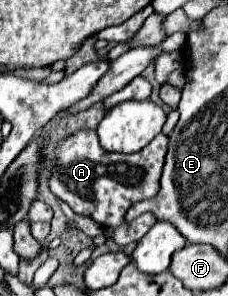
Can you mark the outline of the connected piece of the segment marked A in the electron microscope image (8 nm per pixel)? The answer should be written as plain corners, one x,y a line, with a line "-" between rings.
77,129
69,137
61,139
55,147
55,163
49,175
49,189
55,197
63,201
75,201
77,213
91,217
101,227
113,229
111,239
117,245
129,245
143,237
143,233
153,226
157,219
150,212
145,213
131,223
125,223
127,209
147,197
153,197
159,191
161,169
167,153
167,135
157,135
147,147
137,153
109,153
99,141
97,133
91,129

